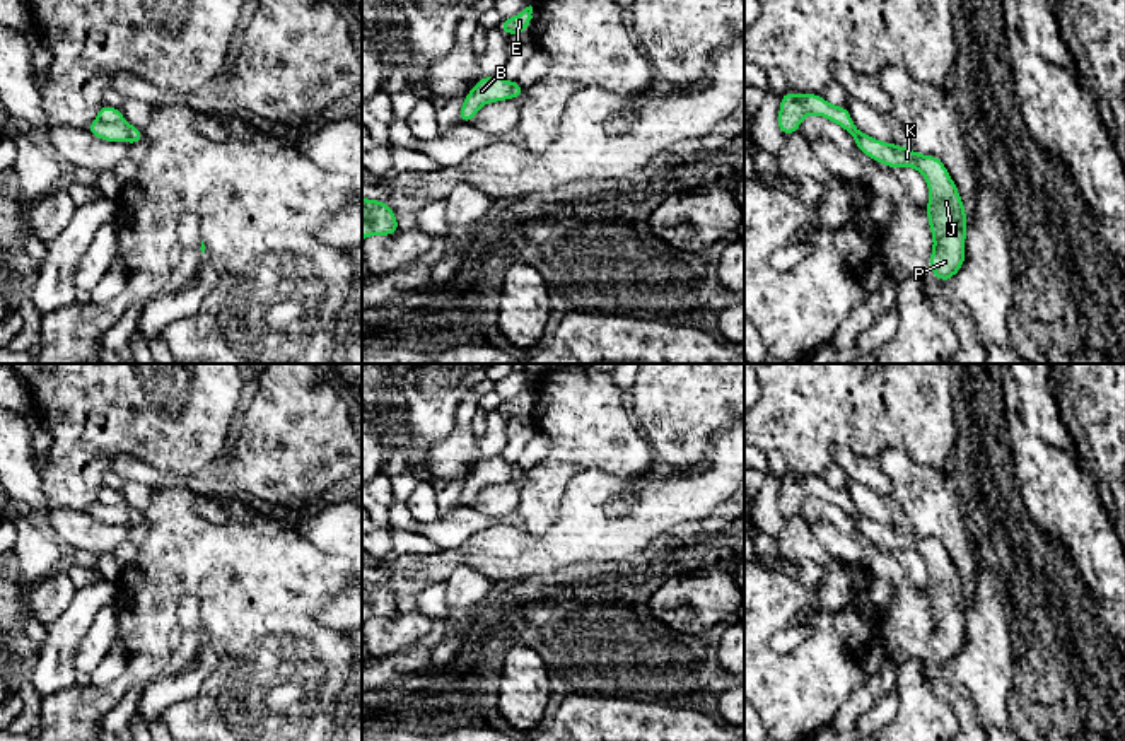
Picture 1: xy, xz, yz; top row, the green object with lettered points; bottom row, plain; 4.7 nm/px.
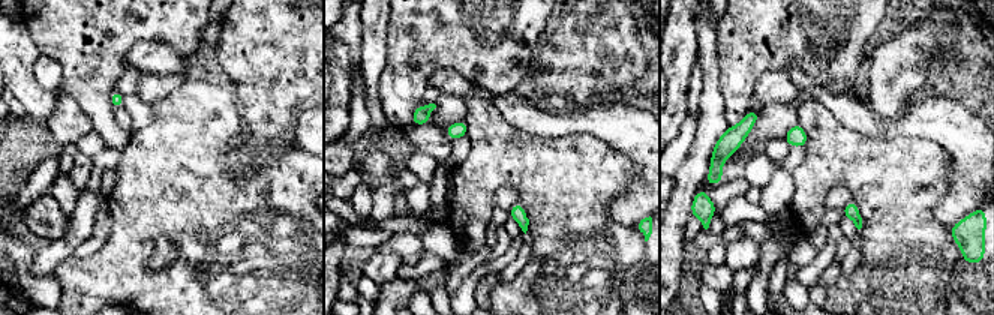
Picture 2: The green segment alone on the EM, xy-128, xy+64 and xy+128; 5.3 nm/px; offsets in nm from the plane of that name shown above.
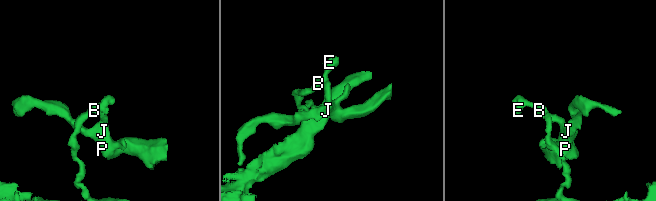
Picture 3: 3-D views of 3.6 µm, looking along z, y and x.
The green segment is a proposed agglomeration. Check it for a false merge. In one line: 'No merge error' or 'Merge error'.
Merge error

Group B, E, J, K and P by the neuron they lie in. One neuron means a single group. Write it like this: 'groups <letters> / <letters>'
groups B / E J K P

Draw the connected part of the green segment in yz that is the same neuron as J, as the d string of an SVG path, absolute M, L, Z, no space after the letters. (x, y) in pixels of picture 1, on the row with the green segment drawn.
M785 90L780 101L777 126L787 138L799 131L807 114L819 114L840 125L854 137L857 149L886 167L913 167L922 172L929 186L929 205L925 207L929 227L934 239L930 270L939 282L951 280L965 265L966 222L965 205L959 191L937 155L920 155L910 147L879 142L857 131L847 106L831 106L819 94L794 94Z

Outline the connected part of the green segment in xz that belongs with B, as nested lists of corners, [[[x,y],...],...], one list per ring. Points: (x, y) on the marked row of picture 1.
[[[502,75],[481,77],[464,97],[458,123],[473,123],[480,108],[487,102],[510,99],[509,82]]]

